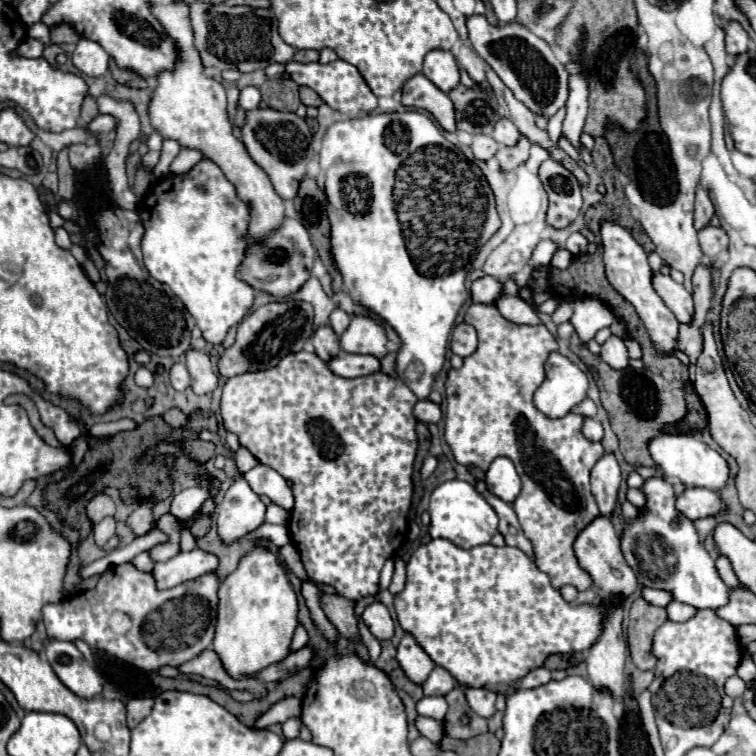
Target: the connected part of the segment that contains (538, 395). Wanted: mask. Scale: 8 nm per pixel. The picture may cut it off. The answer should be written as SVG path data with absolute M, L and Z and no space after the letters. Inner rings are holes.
M550 353L546 361L546 379L534 393L534 405L550 419L570 413L588 391L588 377L564 355Z

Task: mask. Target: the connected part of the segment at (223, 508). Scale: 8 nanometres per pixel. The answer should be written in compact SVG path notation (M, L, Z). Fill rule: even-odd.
M244 477L236 479L218 505L218 535L224 545L238 543L264 523L266 505Z

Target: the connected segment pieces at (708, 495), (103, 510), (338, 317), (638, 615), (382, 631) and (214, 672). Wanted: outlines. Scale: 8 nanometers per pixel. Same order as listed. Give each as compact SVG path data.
M694 487L694 489L686 489L682 495L676 497L676 509L690 521L696 521L708 515L716 515L718 511L724 509L724 503L718 497L718 493L710 489Z
M100 493L100 495L96 495L96 497L88 503L86 513L88 513L88 517L90 517L92 523L100 523L104 517L108 517L108 515L112 517L112 515L116 513L116 505L114 505L114 501L112 501L108 495Z
M340 309L332 311L332 315L330 315L330 327L336 331L336 335L342 335L346 331L348 323L350 323L350 317L344 311L340 311Z
M636 599L630 607L630 623L628 623L628 645L632 661L638 669L654 669L656 657L652 651L654 631L666 621L666 609L646 603L644 599Z
M374 601L372 605L368 605L362 613L362 619L364 623L368 625L368 629L372 631L372 635L376 639L392 639L394 635L394 621L388 613L388 609L380 603L380 601Z
M204 649L200 655L196 655L194 659L190 659L188 663L182 663L180 667L180 673L196 673L196 675L202 675L206 679L214 679L218 681L224 689L238 689L236 685L236 679L232 679L228 675L228 671L224 669L220 657L216 655L216 651L212 649Z

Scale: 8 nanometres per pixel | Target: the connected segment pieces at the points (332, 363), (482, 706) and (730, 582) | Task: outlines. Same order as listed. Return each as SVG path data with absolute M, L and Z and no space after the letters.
M340 351L336 359L328 361L328 367L340 377L362 377L376 373L380 369L380 361L372 355L348 355L346 351Z
M464 689L470 707L484 719L490 719L496 713L496 693L488 689Z
M720 555L720 557L716 559L716 569L718 569L722 581L724 581L730 589L746 589L744 585L740 585L740 581L738 581L738 577L734 575L734 571L732 571L732 567L730 567L730 563L728 563L726 557Z

